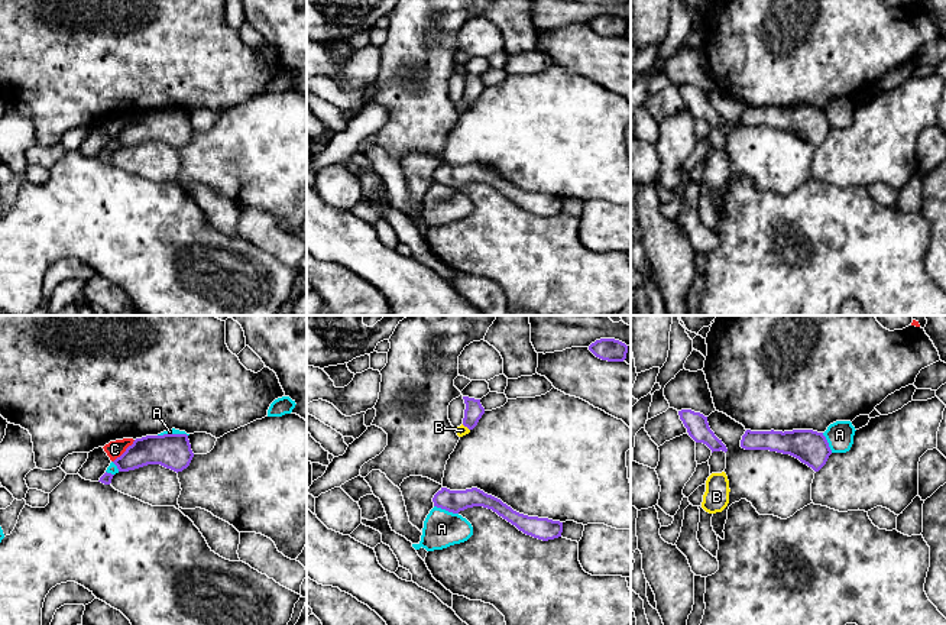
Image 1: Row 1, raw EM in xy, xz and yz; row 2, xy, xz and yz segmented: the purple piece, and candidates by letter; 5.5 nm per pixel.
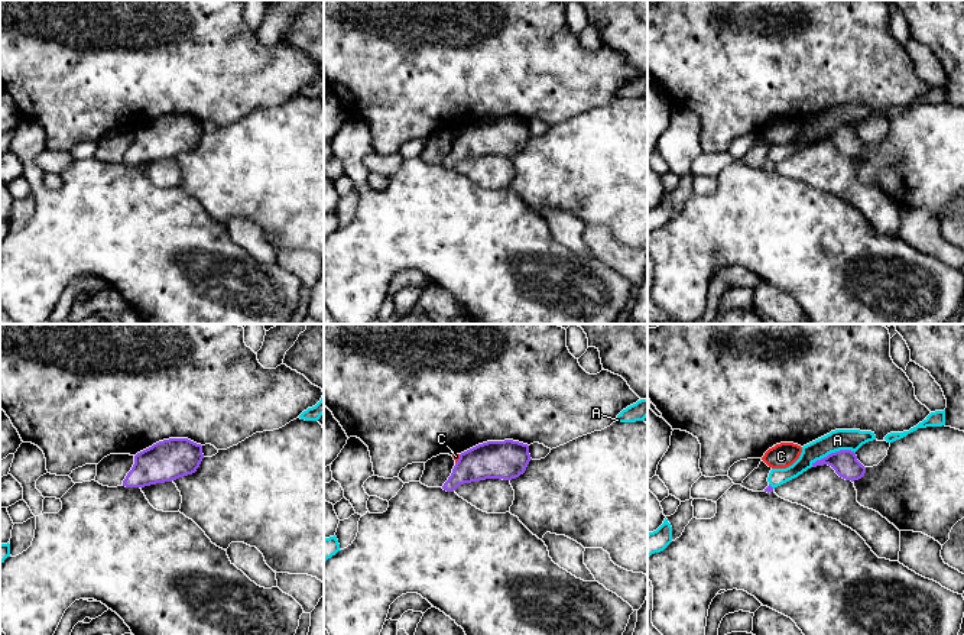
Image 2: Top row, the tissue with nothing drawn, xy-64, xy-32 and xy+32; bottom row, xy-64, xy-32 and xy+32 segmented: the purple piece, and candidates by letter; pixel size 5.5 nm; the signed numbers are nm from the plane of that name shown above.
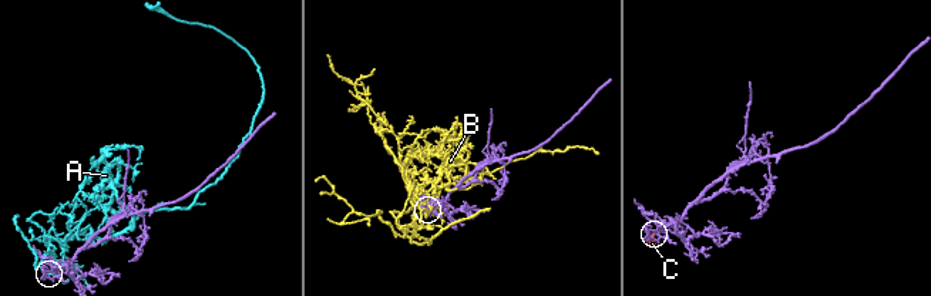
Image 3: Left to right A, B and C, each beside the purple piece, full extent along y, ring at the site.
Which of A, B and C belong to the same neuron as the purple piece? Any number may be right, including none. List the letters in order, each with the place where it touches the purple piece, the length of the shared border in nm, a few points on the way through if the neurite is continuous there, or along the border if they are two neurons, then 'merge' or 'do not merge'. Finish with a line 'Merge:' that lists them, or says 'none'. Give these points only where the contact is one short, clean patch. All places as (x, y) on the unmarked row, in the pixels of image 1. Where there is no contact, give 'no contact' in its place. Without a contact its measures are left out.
A: contact xz (446, 185); length 140 nm; do not merge
B: contact xz (466, 101); length 60 nm; do not merge
C: contact xy (125, 128); length 180 nm; border xy (135, 116), (113, 138); do not merge
Merge: none

